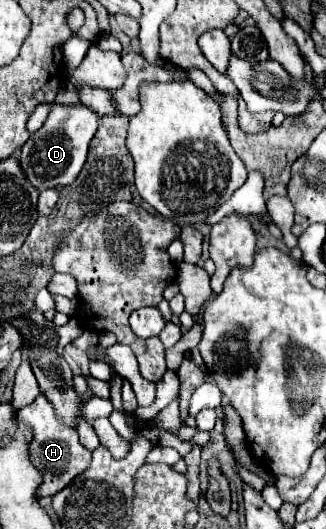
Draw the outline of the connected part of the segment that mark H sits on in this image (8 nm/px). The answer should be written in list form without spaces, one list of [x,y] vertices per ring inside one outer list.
[[[40,394],[30,406],[18,410],[16,414],[18,422],[24,422],[26,426],[32,428],[32,442],[30,442],[30,462],[40,470],[42,474],[42,484],[36,490],[36,496],[54,496],[56,492],[60,492],[64,486],[68,486],[72,482],[72,478],[76,478],[80,472],[84,472],[90,464],[90,450],[86,450],[80,442],[78,442],[78,434],[74,428],[64,426],[54,412],[52,402],[48,402],[48,398],[44,398],[44,394]]]

